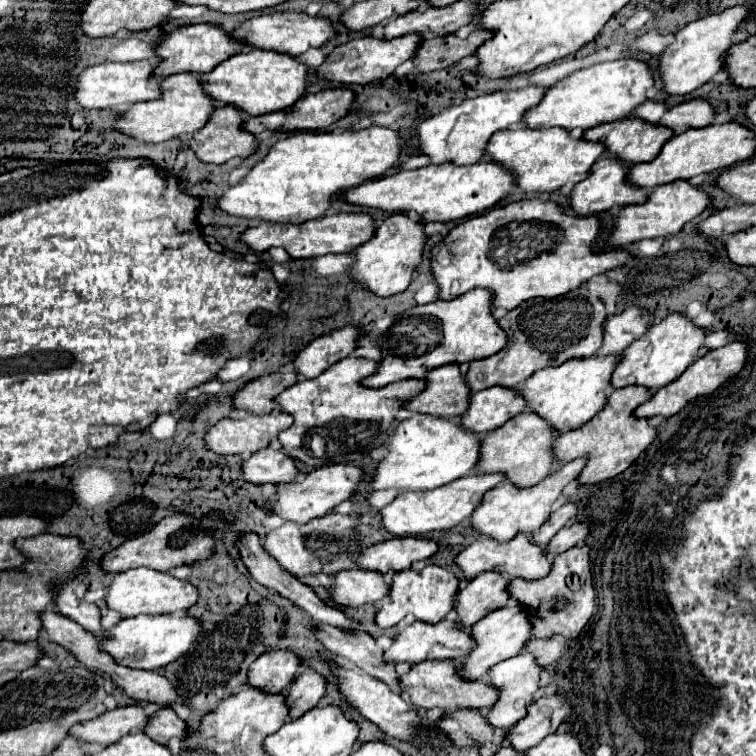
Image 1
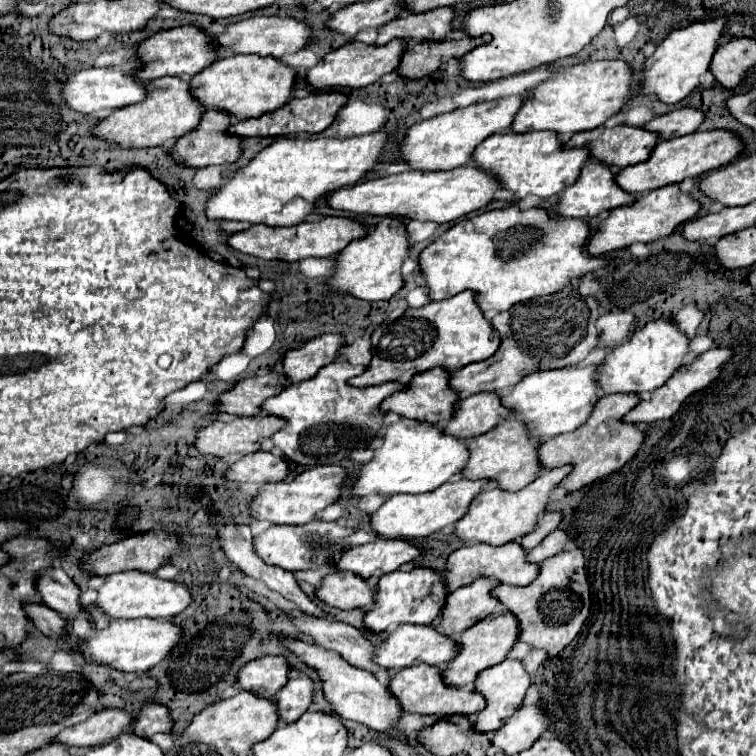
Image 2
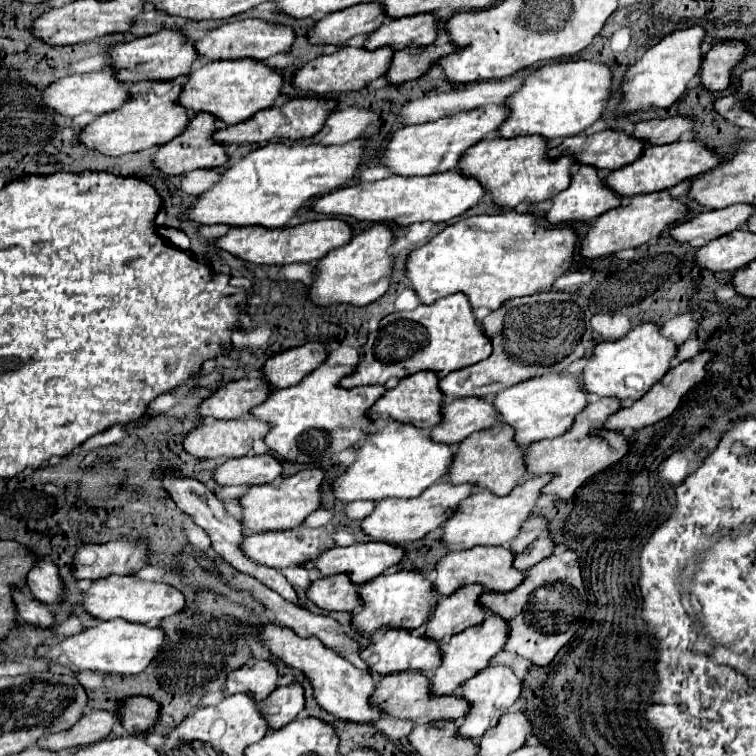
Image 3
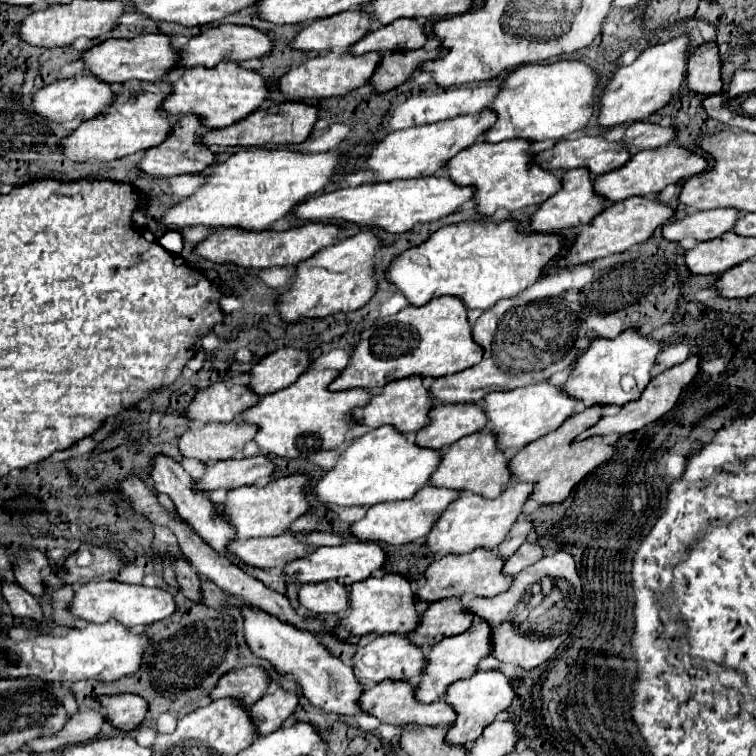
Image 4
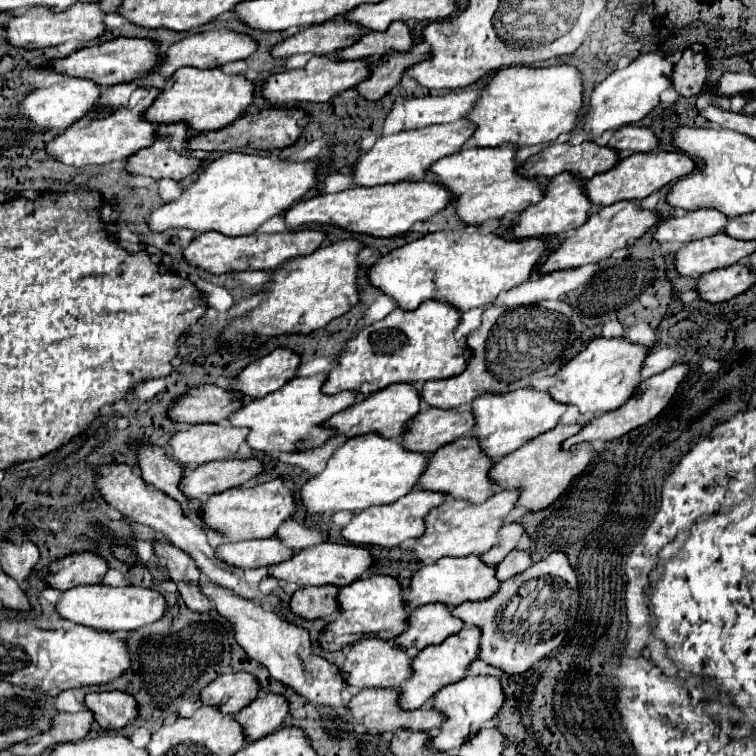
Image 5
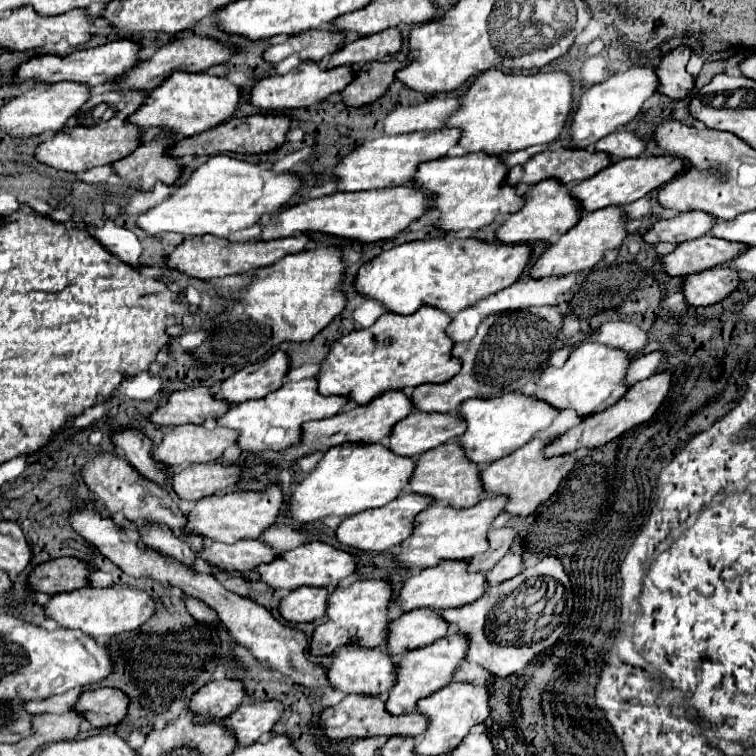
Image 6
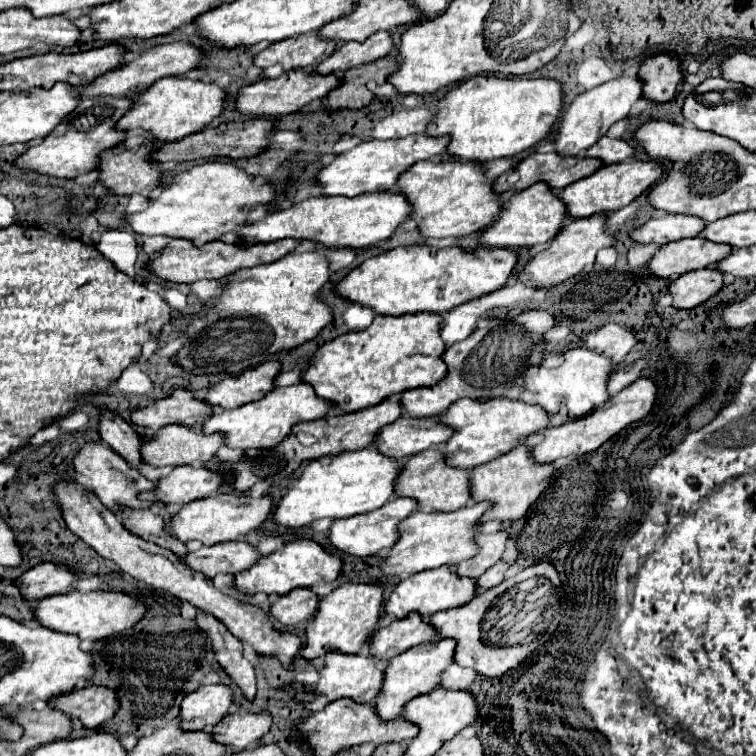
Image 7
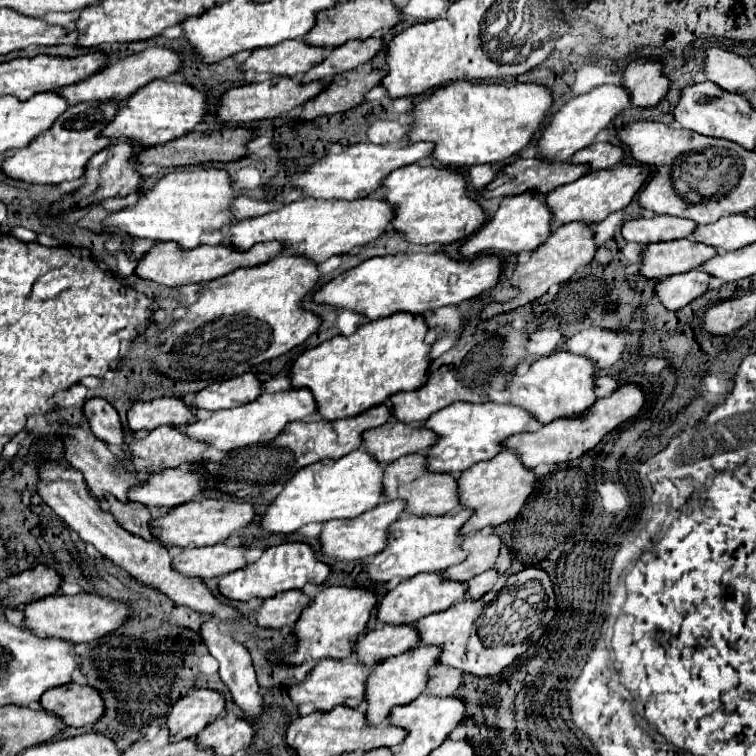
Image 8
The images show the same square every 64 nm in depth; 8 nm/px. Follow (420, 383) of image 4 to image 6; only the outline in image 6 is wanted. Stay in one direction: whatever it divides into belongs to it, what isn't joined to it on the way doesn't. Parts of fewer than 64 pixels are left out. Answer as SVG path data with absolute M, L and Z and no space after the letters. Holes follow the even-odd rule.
M388 390L380 396L376 396L372 402L368 404L360 404L354 408L348 408L344 412L334 414L332 418L324 418L324 420L316 420L316 422L308 422L304 424L304 442L302 446L292 446L284 452L280 452L280 462L272 462L274 466L284 466L284 462L296 460L308 452L314 450L322 450L326 452L332 446L344 444L344 442L382 442L384 438L388 438L388 432L392 432L392 428L396 426L398 420L404 420L404 416L408 416L412 412L412 400L408 400L408 394L404 394L404 390Z

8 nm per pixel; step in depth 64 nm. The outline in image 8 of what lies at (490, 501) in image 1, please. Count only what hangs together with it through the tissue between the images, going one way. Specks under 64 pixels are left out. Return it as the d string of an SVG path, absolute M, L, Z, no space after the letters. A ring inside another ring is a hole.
M458 508L444 516L400 516L390 528L388 546L368 562L368 574L374 582L406 580L420 572L444 572L446 568L460 564L468 552L460 548L460 528L472 516L470 508Z

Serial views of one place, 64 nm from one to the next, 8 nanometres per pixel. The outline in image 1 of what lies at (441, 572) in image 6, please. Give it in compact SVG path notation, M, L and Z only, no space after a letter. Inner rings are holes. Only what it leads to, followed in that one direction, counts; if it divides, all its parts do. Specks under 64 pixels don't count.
M520 534L520 536L514 536L512 540L508 540L504 544L496 544L494 540L482 538L482 540L474 542L472 546L468 546L466 550L462 550L456 558L456 564L464 570L466 578L474 578L486 570L498 570L498 572L506 572L510 578L522 576L526 580L538 580L550 572L552 558L546 556L544 546L532 542L530 534Z

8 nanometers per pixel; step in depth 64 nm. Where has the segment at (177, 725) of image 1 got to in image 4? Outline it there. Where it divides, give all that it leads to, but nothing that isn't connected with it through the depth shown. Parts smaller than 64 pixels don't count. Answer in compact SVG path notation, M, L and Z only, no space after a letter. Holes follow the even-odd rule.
M118 694L118 696L102 696L98 702L104 706L106 720L114 724L122 732L136 730L146 714L148 714L148 702L136 694Z

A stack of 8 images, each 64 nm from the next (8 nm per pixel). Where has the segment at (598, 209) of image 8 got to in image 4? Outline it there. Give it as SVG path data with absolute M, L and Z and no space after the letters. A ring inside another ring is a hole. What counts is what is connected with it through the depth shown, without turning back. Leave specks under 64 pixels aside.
M668 144L658 150L656 148L642 150L642 152L634 154L622 168L596 176L594 190L610 202L626 200L632 196L650 196L650 194L662 192L668 184L676 184L688 176L696 176L696 172L704 172L704 168L708 168L708 160L704 160L704 156L696 154L690 148L684 148L680 144Z

